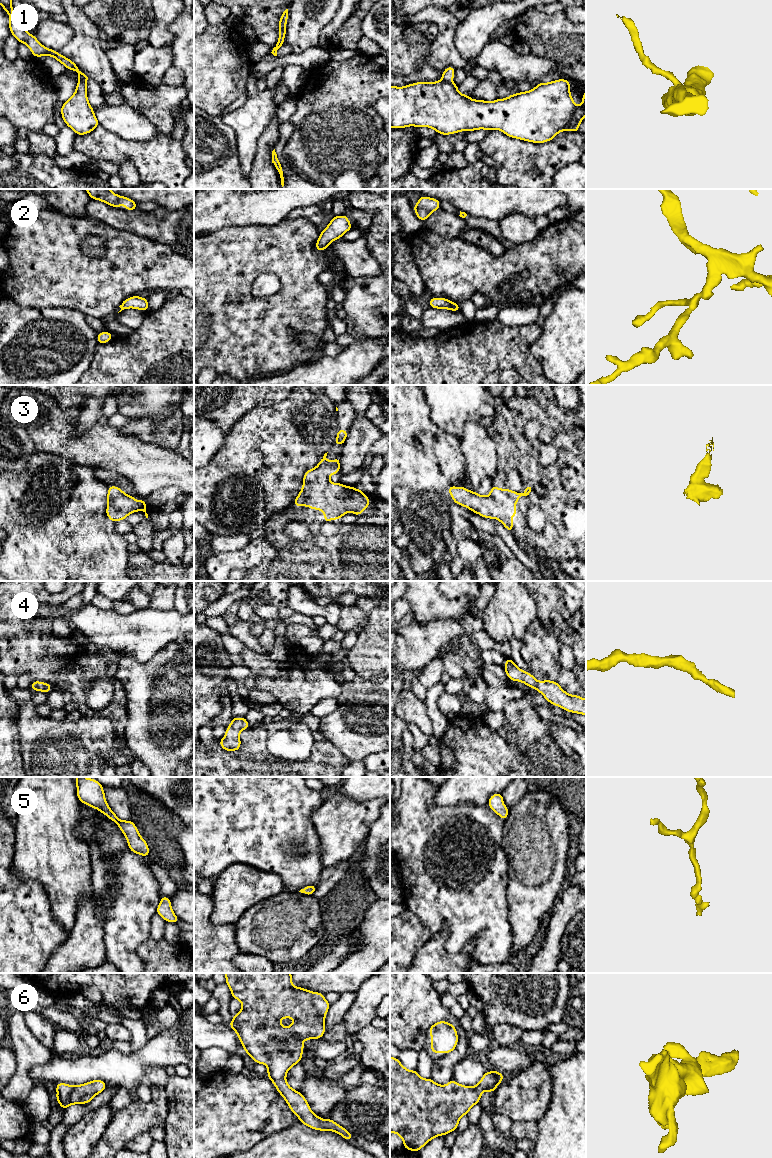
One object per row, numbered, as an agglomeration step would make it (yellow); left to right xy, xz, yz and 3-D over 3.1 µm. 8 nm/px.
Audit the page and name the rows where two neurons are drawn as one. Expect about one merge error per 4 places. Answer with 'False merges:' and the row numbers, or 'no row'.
False merges: 1

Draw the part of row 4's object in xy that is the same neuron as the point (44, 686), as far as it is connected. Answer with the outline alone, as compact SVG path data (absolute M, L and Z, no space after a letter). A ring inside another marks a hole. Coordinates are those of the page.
M33 681L30 686L34 691L43 691L46 694L52 689L50 684L39 681Z

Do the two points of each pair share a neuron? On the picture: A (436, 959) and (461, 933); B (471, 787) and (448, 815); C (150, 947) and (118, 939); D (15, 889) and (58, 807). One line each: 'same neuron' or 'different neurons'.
A: different neurons
B: different neurons
C: different neurons
D: different neurons

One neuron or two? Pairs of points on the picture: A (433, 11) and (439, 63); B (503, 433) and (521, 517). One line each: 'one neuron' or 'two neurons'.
A: one neuron
B: one neuron

